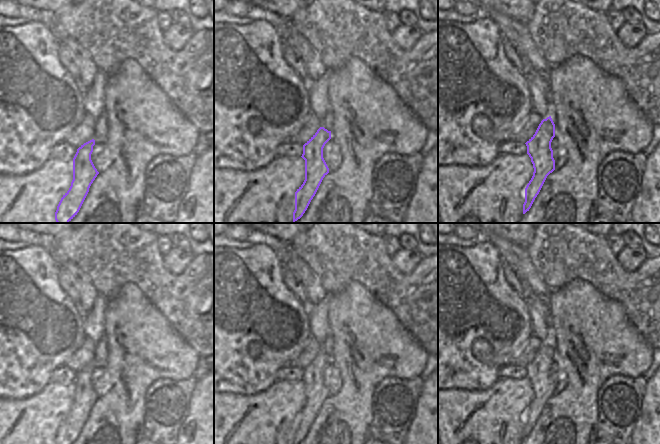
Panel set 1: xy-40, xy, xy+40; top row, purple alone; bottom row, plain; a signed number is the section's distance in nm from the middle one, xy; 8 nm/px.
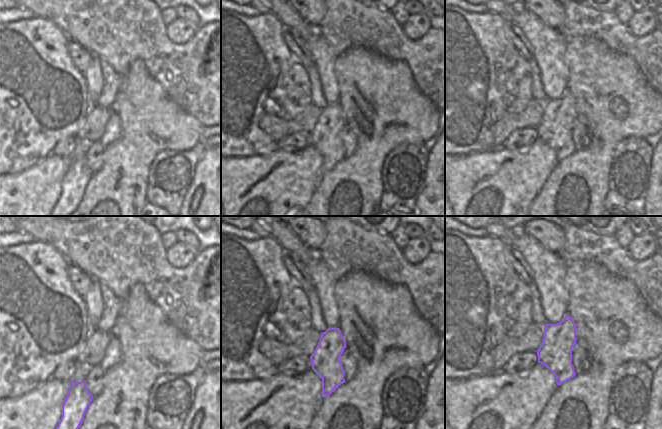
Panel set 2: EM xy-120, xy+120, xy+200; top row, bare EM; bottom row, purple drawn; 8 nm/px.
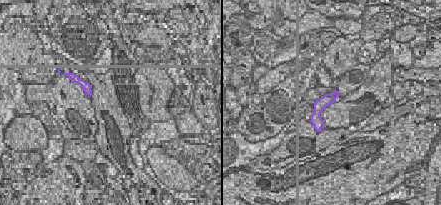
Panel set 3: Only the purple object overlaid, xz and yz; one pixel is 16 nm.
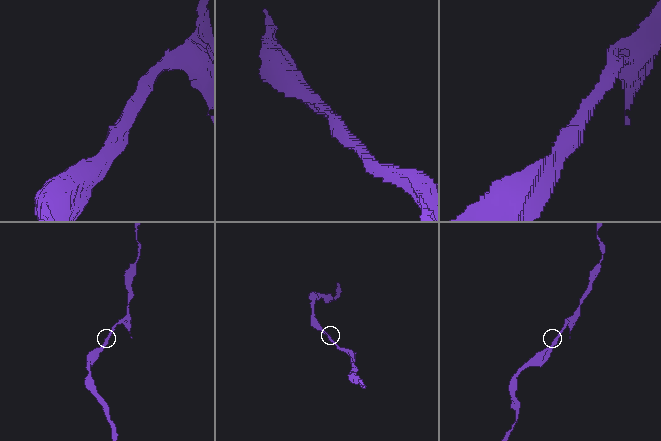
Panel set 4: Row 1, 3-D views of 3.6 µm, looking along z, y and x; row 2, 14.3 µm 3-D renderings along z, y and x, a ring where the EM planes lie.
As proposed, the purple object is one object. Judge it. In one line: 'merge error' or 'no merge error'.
no merge error

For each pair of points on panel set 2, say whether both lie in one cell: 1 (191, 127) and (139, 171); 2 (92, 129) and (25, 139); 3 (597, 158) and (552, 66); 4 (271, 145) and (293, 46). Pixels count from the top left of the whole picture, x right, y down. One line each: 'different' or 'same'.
1: same
2: different
3: different
4: different

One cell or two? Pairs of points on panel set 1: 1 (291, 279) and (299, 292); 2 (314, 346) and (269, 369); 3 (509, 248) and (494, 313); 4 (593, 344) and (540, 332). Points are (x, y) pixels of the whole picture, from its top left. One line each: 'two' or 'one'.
1: one
2: two
3: two
4: two

